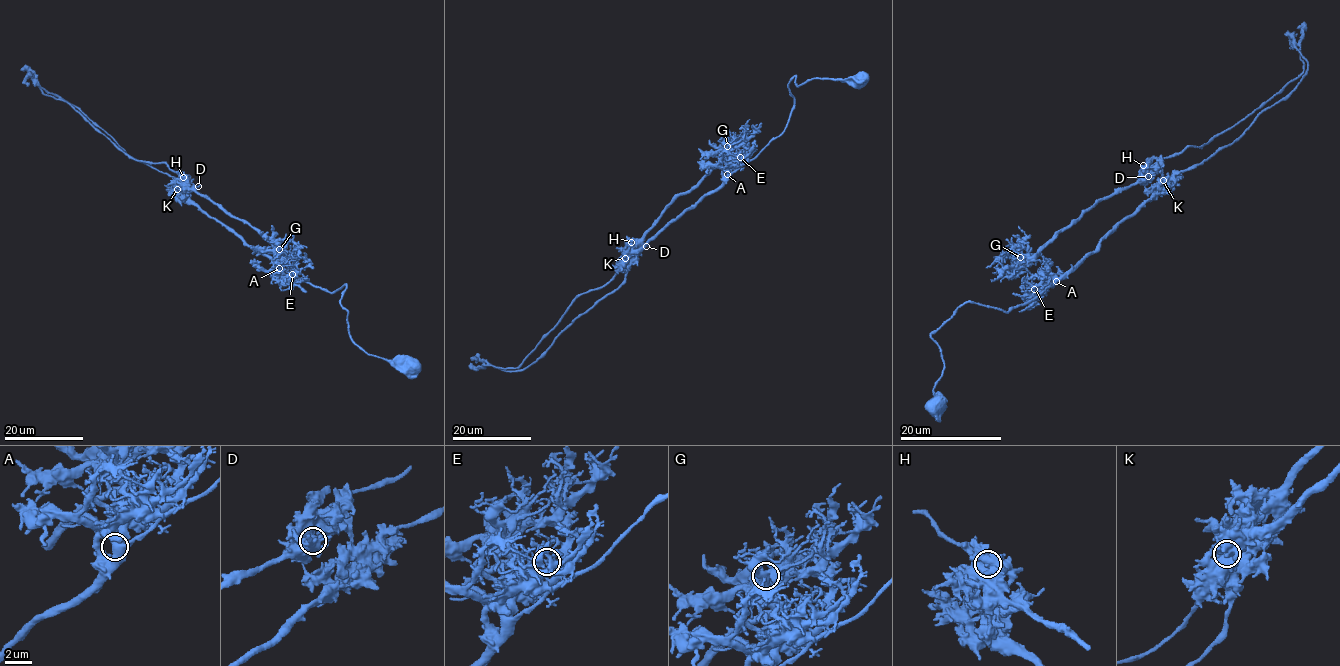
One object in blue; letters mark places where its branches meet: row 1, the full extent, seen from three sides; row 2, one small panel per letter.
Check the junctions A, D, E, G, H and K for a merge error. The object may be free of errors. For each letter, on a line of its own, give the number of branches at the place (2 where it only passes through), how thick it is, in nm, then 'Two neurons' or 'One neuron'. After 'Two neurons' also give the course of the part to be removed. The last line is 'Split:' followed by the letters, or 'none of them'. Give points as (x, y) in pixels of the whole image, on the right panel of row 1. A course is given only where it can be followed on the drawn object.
A: Branches: 2. Thickness 550 nm. One neuron
D: Branches: 1. Thickness 400 nm. One neuron
E: Branches: 2. Thickness 140 nm. One neuron
G: Branches: 2. Thickness 550 nm. One neuron
H: Branches: 1. Thickness 550 nm. One neuron
K: Branches: 2. Thickness 360 nm. Two neurons. Course of the part to remove: (1163, 180), (1157, 165), (1163, 159), (1189, 146), (1211, 141), (1260, 108), (1303, 70), (1300, 27)
Split: K

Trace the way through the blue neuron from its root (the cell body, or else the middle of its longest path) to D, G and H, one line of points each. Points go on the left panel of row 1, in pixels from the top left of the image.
D: (413, 366), (365, 353), (341, 304), (346, 284), (329, 292), (300, 279), (198, 186)
G: (413, 366), (365, 353), (351, 337), (341, 304), (346, 284), (332, 292), (311, 285), (269, 248), (279, 249)
H: (413, 366), (368, 355), (353, 340), (341, 304), (346, 284), (329, 292), (286, 272), (186, 200), (183, 177)

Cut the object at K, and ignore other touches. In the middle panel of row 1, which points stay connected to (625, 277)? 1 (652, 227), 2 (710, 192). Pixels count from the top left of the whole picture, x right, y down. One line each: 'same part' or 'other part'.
1: other part
2: same part

